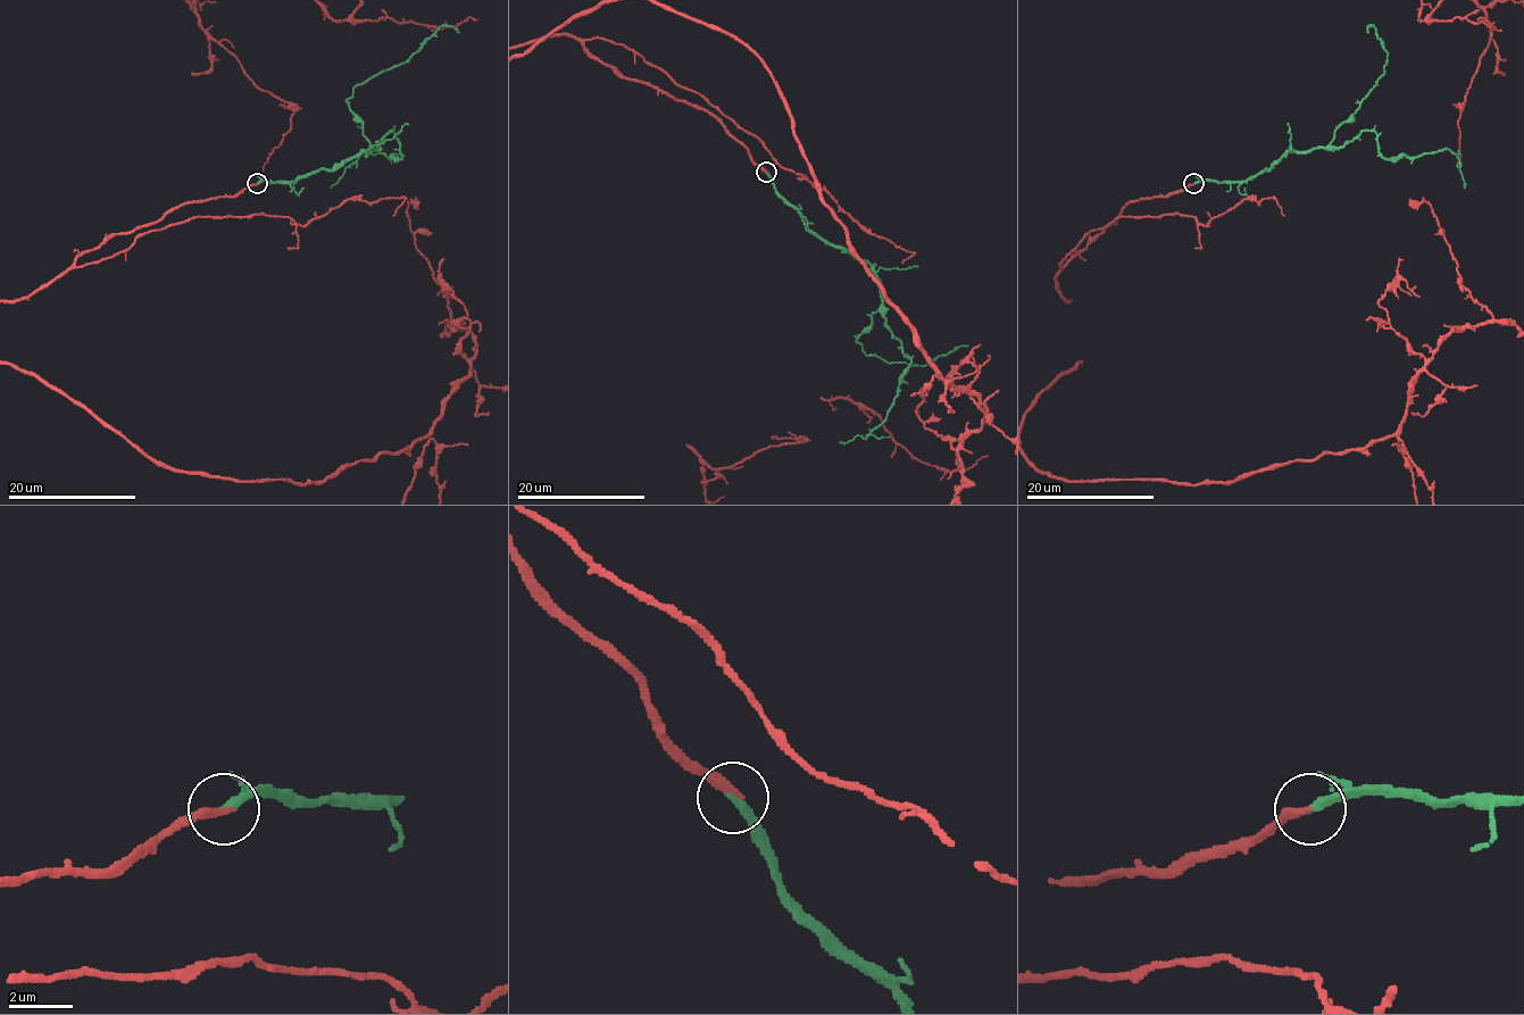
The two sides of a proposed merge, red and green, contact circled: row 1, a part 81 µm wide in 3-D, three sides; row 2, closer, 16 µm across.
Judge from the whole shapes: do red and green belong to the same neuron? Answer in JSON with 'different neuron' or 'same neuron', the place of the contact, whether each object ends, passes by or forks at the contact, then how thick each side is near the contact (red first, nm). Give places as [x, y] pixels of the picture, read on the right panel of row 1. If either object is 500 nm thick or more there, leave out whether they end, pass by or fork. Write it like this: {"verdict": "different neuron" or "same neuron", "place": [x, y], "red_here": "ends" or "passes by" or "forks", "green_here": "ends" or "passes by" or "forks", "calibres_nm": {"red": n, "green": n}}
{"verdict": "same neuron", "place": [1193, 183], "red_here": "ends", "green_here": "ends", "calibres_nm": {"red": 320, "green": 280}}

